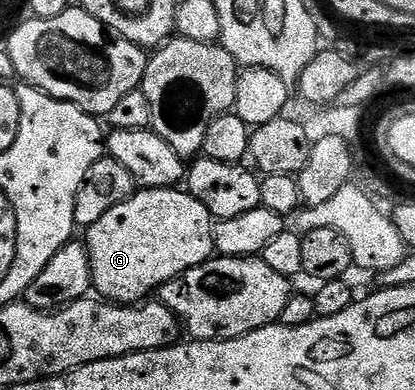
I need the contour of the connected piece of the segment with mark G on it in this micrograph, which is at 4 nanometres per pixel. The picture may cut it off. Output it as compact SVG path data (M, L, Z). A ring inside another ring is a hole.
M140 189L129 200L117 204L117 208L105 212L97 224L86 227L85 245L91 261L91 285L94 293L102 301L121 306L142 303L148 296L154 295L160 286L212 257L215 254L214 231L213 219L205 204L187 193L186 189Z

